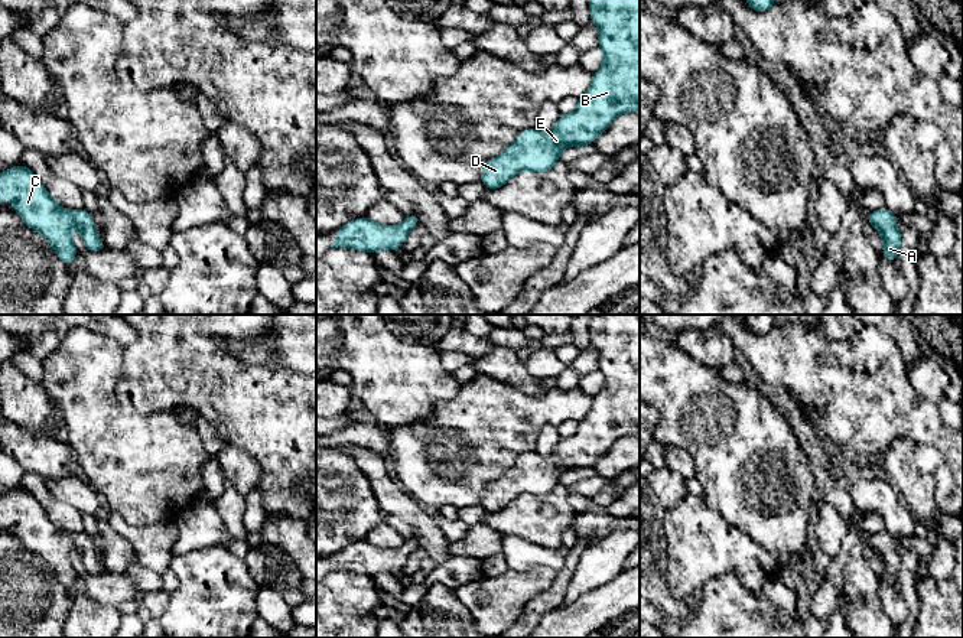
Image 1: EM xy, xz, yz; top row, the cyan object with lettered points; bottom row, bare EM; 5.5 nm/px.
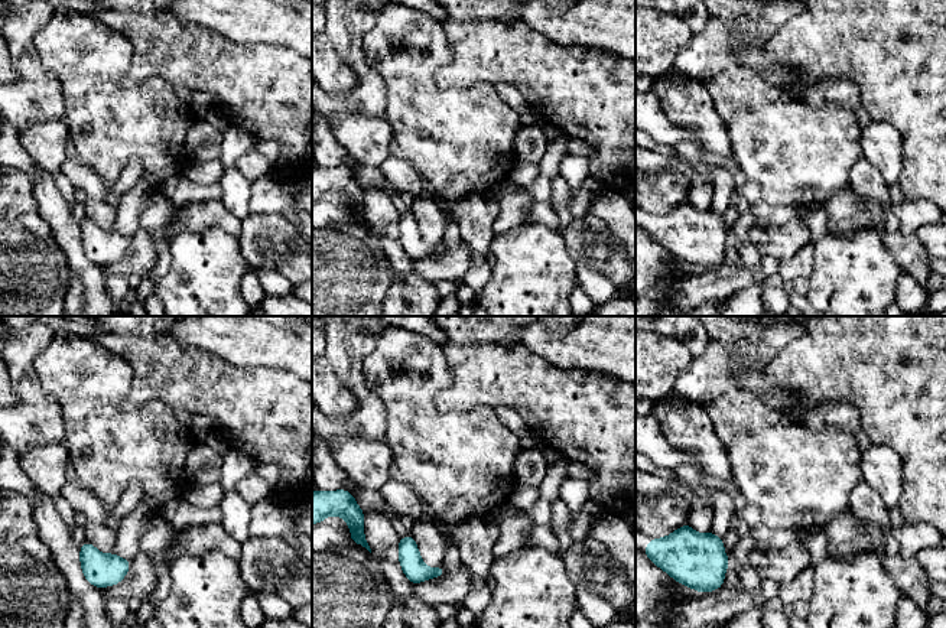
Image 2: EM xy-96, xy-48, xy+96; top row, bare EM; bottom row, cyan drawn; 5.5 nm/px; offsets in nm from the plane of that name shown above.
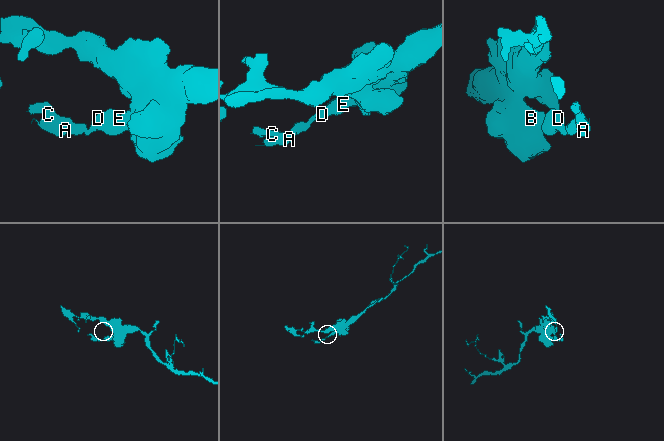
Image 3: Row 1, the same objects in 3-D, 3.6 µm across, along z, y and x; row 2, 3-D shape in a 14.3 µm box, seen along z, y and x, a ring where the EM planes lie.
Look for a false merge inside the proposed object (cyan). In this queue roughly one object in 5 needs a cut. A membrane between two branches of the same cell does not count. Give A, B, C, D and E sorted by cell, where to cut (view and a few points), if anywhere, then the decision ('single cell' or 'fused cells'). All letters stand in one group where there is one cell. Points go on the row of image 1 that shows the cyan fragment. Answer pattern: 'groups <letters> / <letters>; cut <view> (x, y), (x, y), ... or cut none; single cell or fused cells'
groups A B C D E; cut none; single cell

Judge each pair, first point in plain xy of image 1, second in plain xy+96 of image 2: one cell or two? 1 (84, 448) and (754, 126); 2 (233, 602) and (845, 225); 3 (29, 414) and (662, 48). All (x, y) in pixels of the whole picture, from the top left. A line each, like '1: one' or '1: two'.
1: one
2: two
3: two

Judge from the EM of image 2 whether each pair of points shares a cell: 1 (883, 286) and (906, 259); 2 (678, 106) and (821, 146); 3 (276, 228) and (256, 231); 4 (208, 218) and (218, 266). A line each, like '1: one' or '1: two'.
1: two
2: two
3: one
4: two

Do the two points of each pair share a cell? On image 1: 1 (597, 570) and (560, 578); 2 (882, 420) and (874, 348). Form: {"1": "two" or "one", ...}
{"1": "two", "2": "one"}

